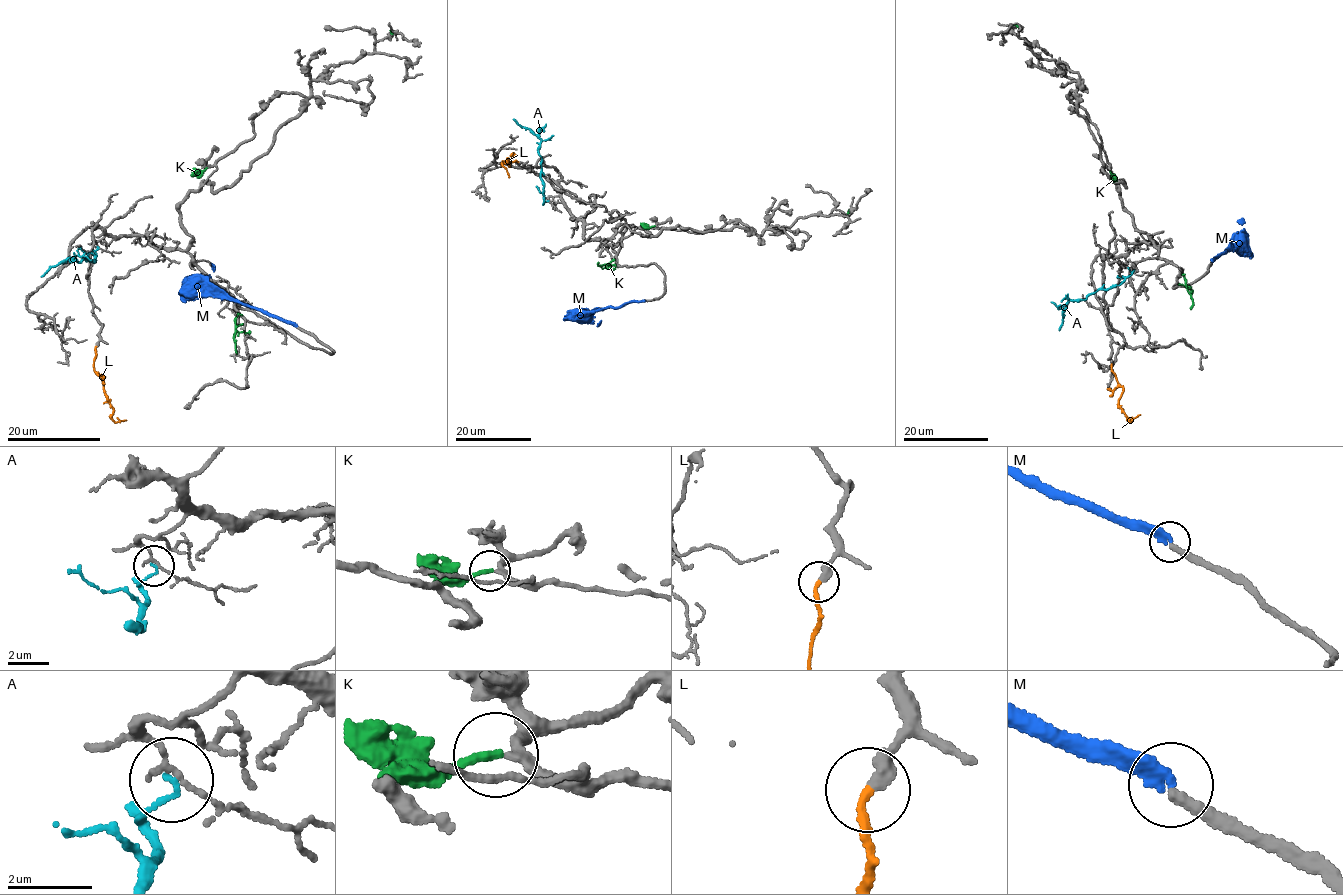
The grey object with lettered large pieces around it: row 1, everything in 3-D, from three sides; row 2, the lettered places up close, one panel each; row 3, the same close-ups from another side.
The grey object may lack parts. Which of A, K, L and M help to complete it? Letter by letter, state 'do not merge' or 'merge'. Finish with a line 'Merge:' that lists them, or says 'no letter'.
A: do not merge
K: do not merge
L: merge
M: do not merge
Merge: L

